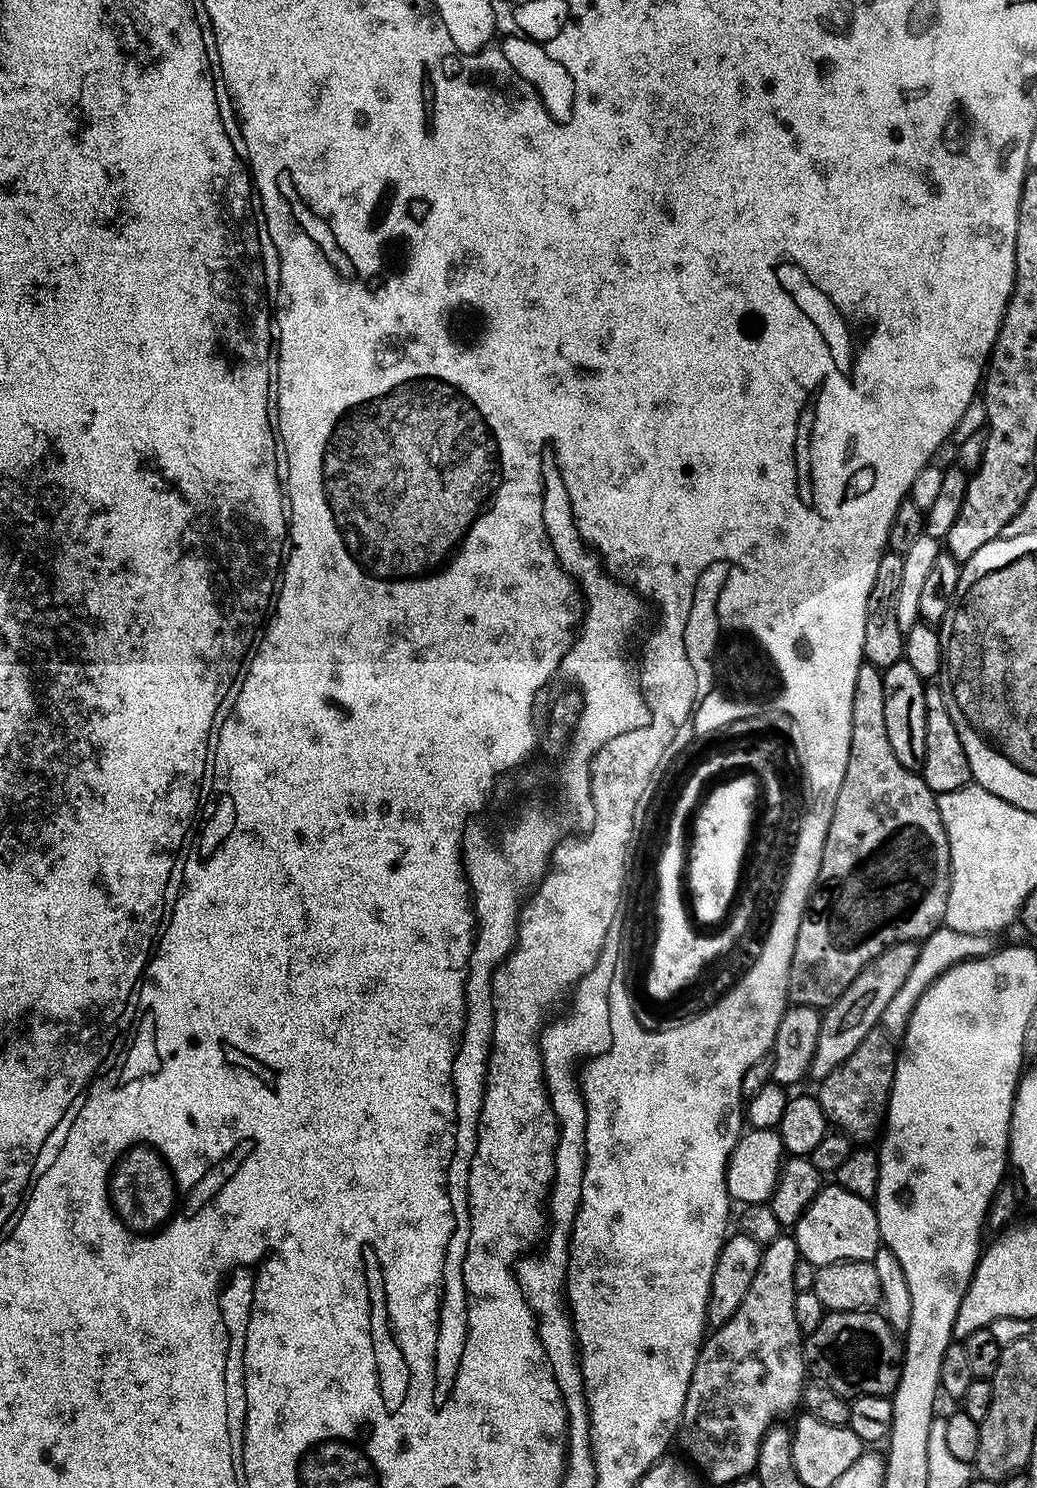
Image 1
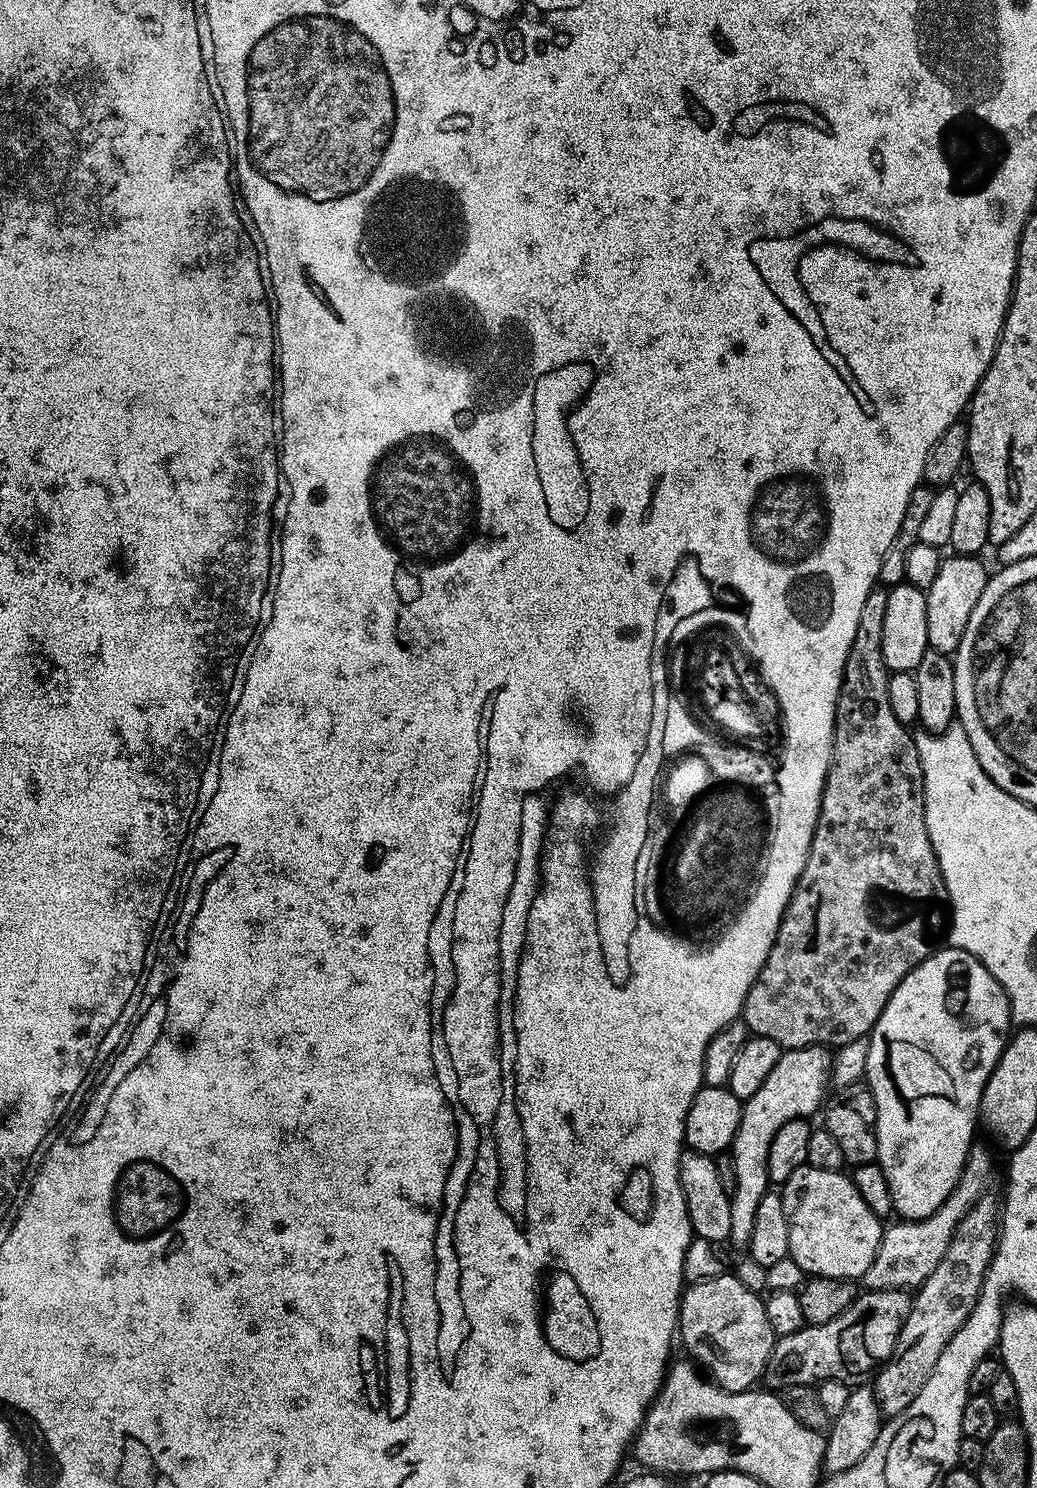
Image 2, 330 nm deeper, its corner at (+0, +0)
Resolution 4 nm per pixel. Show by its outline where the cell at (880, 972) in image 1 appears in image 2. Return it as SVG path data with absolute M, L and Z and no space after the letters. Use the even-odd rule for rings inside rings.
M822 1044L781 1051L774 1071L766 1077L766 1082L762 1082L762 1090L756 1091L754 1098L743 1101L742 1122L738 1122L738 1134L730 1149L736 1189L733 1187L730 1192L732 1205L728 1235L730 1244L740 1250L747 1249L750 1234L754 1234L754 1214L758 1214L758 1206L770 1190L770 1142L774 1142L774 1134L778 1134L786 1122L812 1118L820 1103L822 1108L824 1095L830 1089L832 1058L833 1053Z

